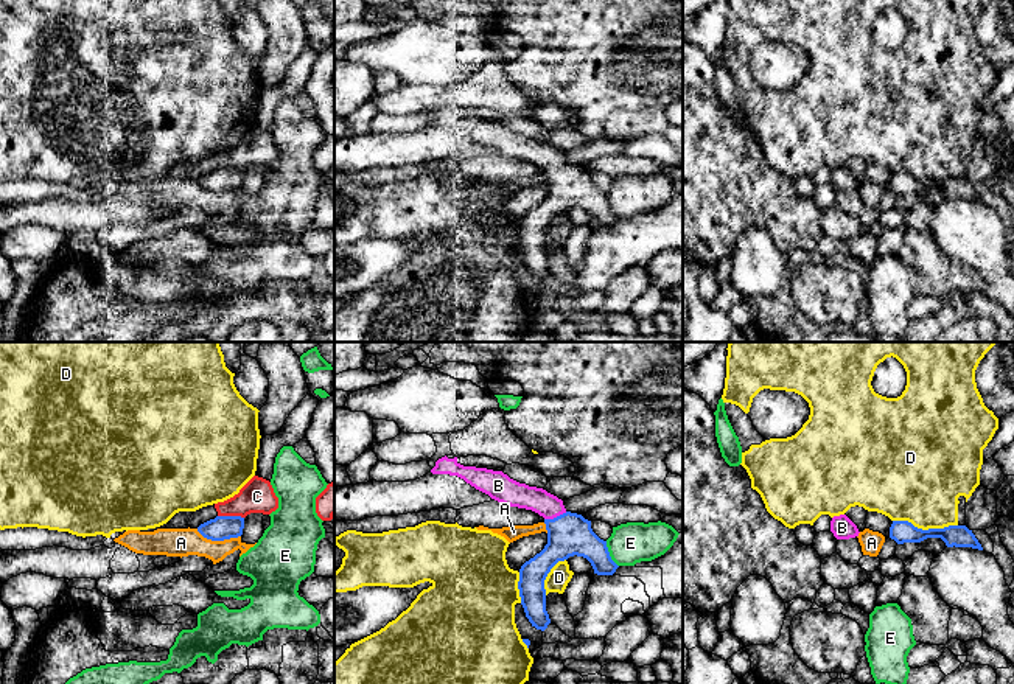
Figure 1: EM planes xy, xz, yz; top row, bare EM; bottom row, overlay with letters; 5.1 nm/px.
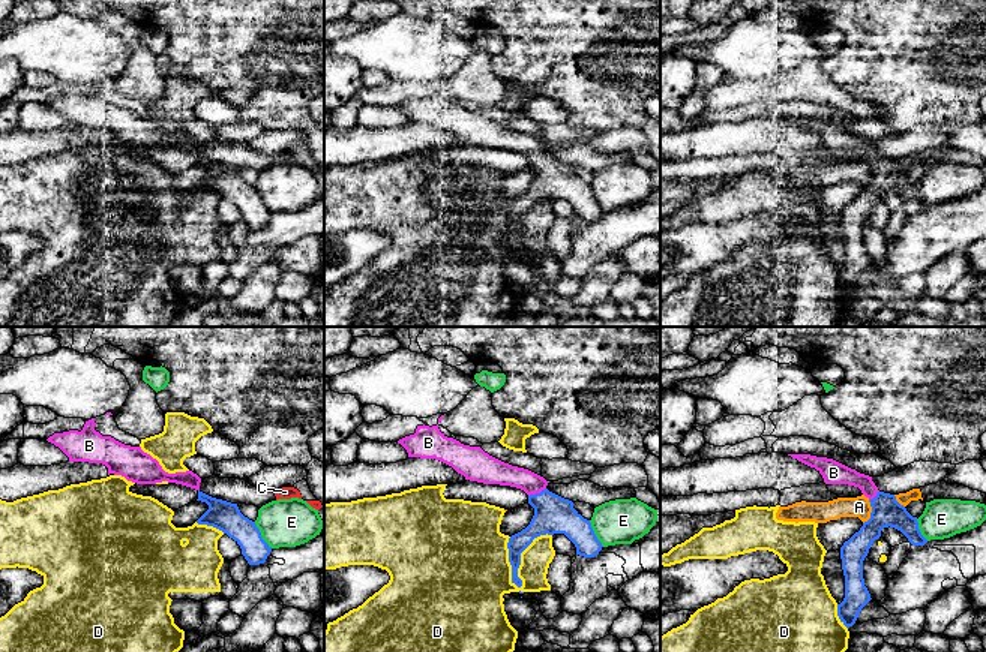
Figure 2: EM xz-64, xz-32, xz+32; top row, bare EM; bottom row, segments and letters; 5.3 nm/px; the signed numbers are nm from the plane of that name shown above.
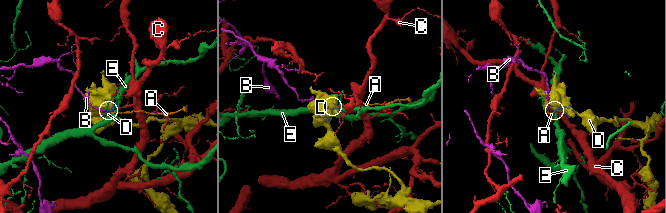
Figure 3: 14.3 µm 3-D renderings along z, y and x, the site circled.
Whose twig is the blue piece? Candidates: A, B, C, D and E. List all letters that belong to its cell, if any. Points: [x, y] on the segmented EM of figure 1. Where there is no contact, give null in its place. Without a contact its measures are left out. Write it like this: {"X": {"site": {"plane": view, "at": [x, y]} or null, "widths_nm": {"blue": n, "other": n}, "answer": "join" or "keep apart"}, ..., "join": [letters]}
{"A": {"site": {"plane": "xy", "at": [218, 540]}, "widths_nm": {"blue": 130, "other": 140}, "answer": "keep apart"}, "B": {"site": {"plane": "xz", "at": [557, 516]}, "widths_nm": {"blue": 220, "other": 130}, "answer": "join"}, "C": {"site": {"plane": "xy", "at": [230, 516]}, "widths_nm": {"blue": 130, "other": 180}, "answer": "keep apart"}, "D": {"site": {"plane": "yz", "at": [926, 530]}, "widths_nm": {"blue": 110, "other": 420}, "answer": "keep apart"}, "E": {"site": {"plane": "xz", "at": [608, 554]}, "widths_nm": {"blue": 220, "other": 220}, "answer": "keep apart"}, "join": ["B"]}

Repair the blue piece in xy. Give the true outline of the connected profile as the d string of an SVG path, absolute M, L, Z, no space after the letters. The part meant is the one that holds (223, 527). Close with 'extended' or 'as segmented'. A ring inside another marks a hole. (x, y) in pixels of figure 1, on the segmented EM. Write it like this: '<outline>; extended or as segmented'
M216 516L198 527L198 532L212 541L224 541L243 535L244 518L241 516Z; as segmented

